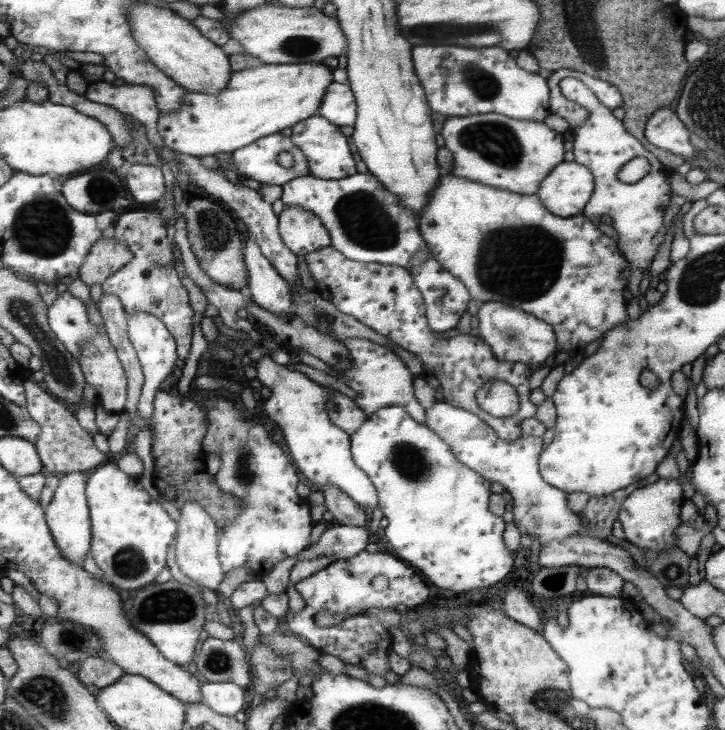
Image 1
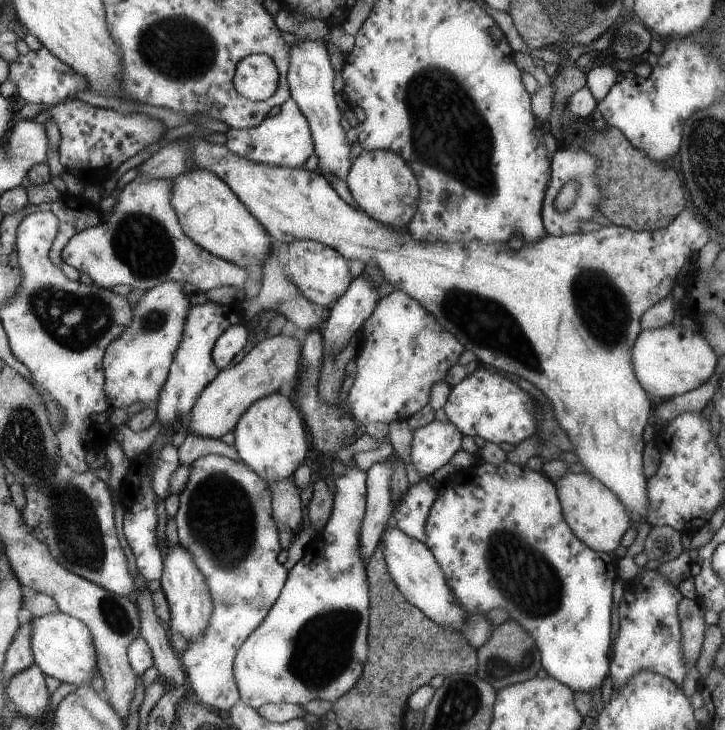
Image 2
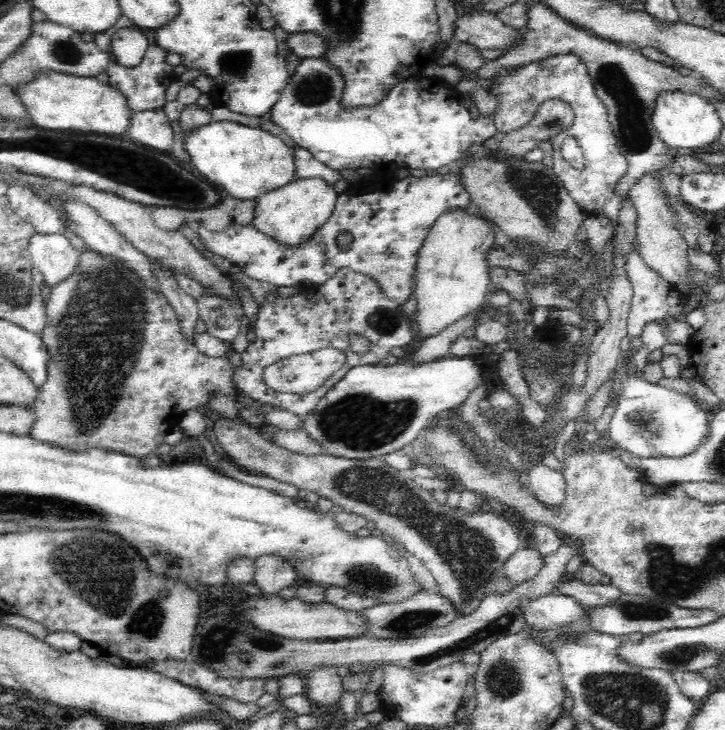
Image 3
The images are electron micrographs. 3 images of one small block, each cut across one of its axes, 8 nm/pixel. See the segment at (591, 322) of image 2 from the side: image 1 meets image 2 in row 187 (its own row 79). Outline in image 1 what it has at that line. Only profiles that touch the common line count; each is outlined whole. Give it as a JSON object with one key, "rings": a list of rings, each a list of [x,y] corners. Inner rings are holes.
{"rings":[[[253,62],[251,68],[243,72],[233,72],[233,80],[229,82],[229,88],[219,94],[205,94],[205,92],[193,92],[187,90],[187,96],[181,100],[181,108],[165,112],[161,110],[159,118],[159,134],[163,136],[165,148],[171,148],[179,154],[189,156],[213,156],[219,152],[231,152],[235,154],[241,148],[247,148],[255,144],[261,138],[279,134],[285,128],[293,128],[301,124],[303,120],[309,120],[321,112],[321,106],[325,102],[327,86],[331,84],[331,68],[325,64],[259,64]]]}

